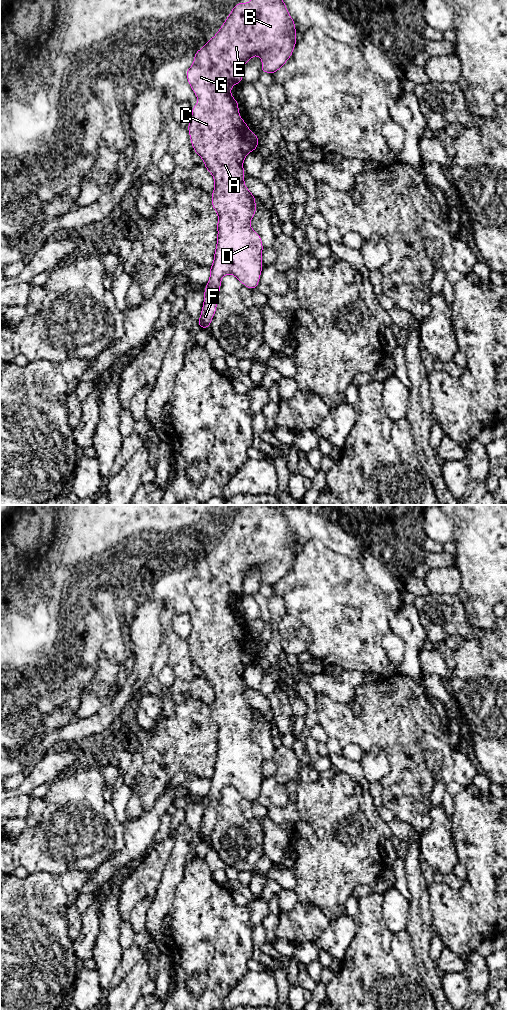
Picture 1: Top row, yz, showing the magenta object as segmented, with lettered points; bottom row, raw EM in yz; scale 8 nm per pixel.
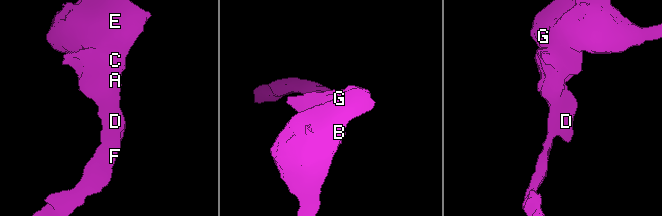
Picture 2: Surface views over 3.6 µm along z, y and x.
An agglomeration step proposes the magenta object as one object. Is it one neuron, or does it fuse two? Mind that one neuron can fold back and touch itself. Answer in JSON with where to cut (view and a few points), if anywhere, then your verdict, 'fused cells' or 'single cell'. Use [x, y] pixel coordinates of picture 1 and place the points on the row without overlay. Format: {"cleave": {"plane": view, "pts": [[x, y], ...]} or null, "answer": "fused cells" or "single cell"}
{"cleave": null, "answer": "single cell"}

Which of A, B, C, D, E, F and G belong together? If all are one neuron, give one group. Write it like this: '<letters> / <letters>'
A B C D E F G

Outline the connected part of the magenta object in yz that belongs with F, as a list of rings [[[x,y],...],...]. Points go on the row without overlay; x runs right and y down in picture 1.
[[[251,505],[252,513],[236,515],[224,536],[216,547],[194,567],[194,574],[186,584],[186,589],[196,606],[198,615],[192,619],[192,628],[188,637],[193,662],[202,670],[205,680],[214,689],[214,704],[211,706],[212,719],[218,726],[217,756],[214,773],[210,779],[210,791],[204,804],[202,824],[197,834],[199,840],[210,840],[210,835],[217,820],[217,811],[221,799],[221,790],[226,786],[234,787],[249,801],[258,798],[262,783],[262,752],[251,738],[250,733],[256,725],[254,707],[244,695],[243,673],[249,664],[257,662],[259,650],[247,639],[247,635],[239,628],[238,613],[231,608],[231,599],[243,593],[244,577],[254,568],[262,571],[261,585],[274,586],[292,568],[296,557],[296,541],[293,530],[289,527],[282,510],[274,505]]]

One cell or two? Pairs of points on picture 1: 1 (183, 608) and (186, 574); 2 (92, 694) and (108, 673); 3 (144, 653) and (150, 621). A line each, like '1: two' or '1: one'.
1: one
2: one
3: one

